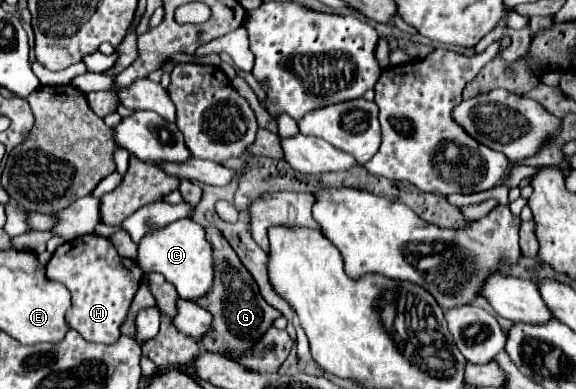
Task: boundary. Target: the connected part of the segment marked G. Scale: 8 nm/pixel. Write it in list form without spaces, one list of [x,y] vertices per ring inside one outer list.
[[[206,227],[206,239],[214,257],[214,285],[206,297],[198,299],[198,305],[212,313],[212,325],[210,333],[204,337],[204,345],[210,353],[238,359],[258,343],[258,337],[262,337],[266,329],[272,327],[274,319],[280,317],[280,311],[262,299],[254,277],[250,277],[248,269],[242,265],[230,243],[222,237],[222,233],[218,233],[216,227]]]

